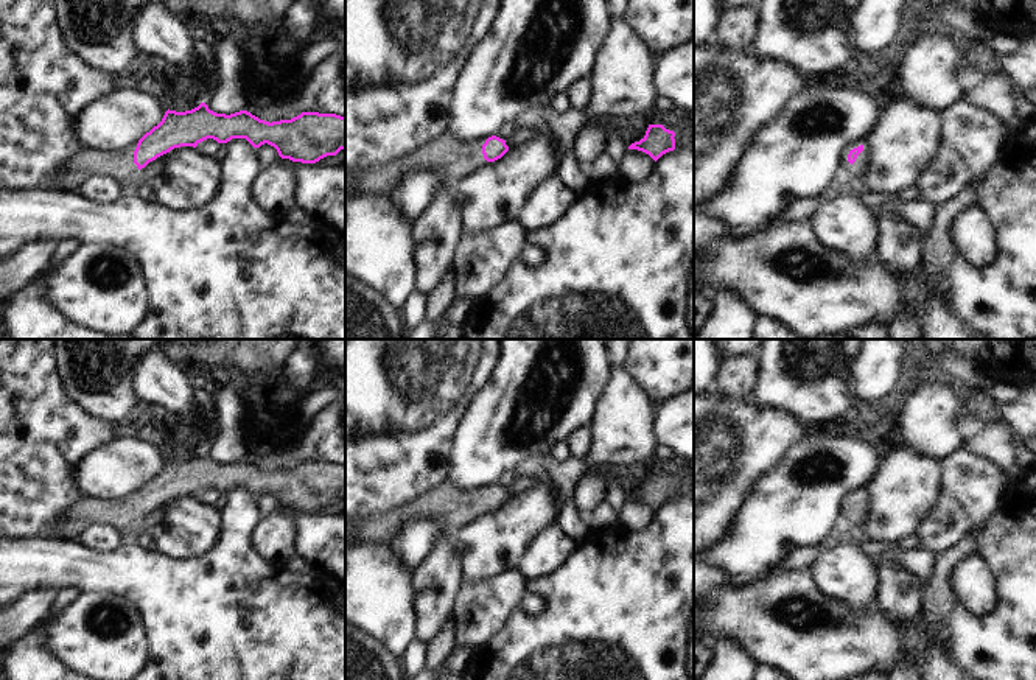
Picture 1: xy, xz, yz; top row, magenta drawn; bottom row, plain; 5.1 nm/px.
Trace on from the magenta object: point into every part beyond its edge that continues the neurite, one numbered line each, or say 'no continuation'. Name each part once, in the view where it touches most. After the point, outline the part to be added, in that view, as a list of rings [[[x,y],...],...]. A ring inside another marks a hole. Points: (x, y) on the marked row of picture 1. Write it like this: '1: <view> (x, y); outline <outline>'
1: xz (453, 157); outline [[[445,131],[437,138],[431,138],[394,162],[345,171],[345,196],[392,195],[406,174],[428,168],[437,168],[445,182],[456,184],[473,173],[484,160],[482,145],[460,140]]]

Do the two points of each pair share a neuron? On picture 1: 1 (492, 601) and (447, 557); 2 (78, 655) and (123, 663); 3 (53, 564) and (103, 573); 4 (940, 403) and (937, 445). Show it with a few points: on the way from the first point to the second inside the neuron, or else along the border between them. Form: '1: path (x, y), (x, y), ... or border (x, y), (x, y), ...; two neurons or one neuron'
1: border (464, 581), (454, 598), (451, 613); two neurons
2: path (89, 655), (112, 655); one neuron
3: path (66, 564), (90, 570); one neuron
4: path (937, 414), (937, 434); one neuron

